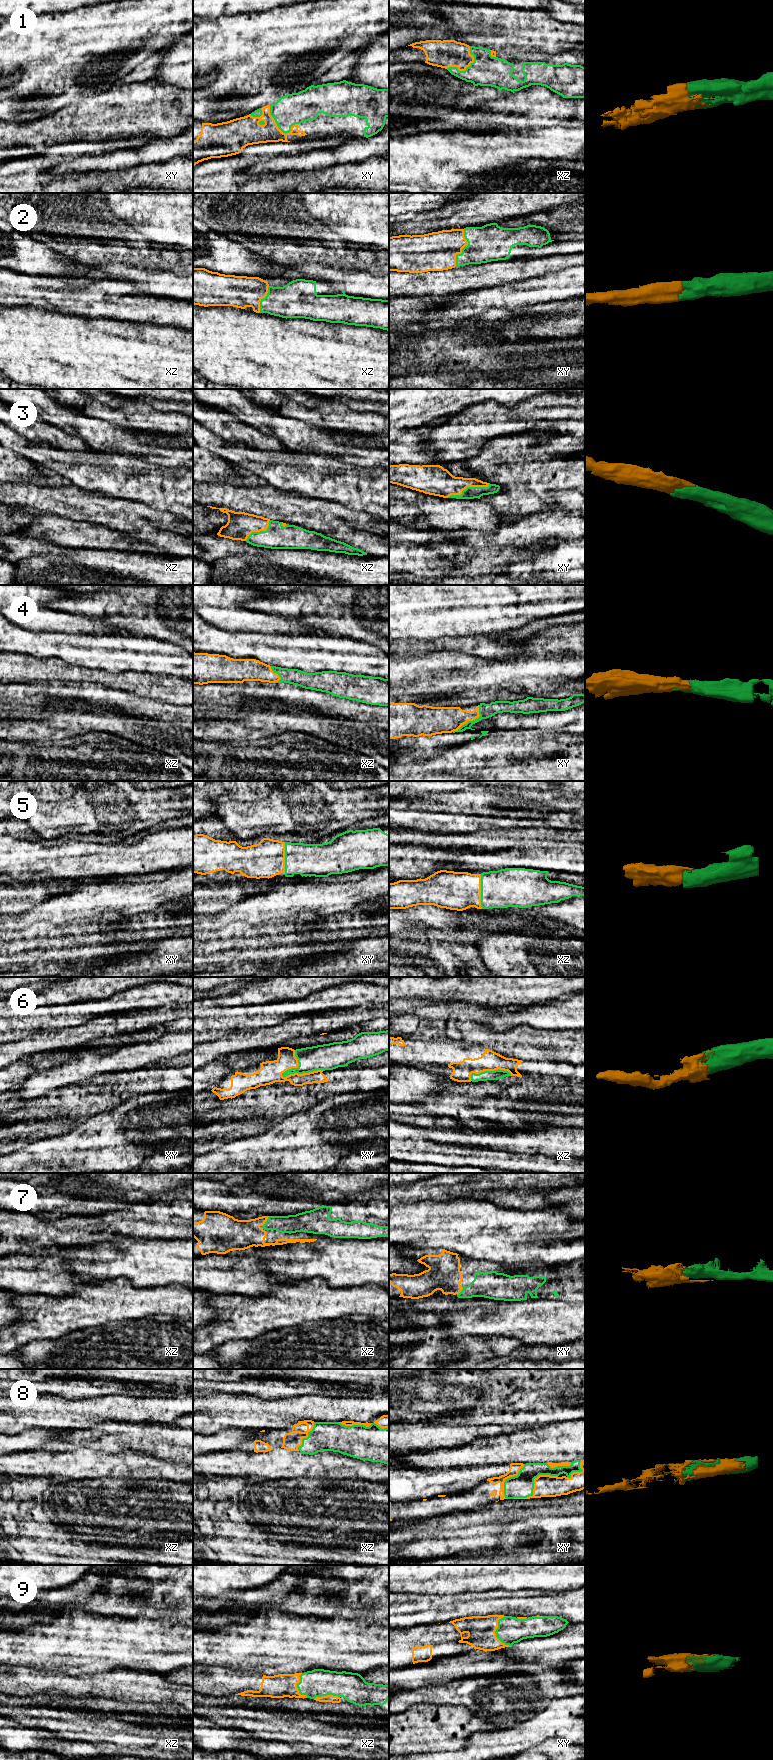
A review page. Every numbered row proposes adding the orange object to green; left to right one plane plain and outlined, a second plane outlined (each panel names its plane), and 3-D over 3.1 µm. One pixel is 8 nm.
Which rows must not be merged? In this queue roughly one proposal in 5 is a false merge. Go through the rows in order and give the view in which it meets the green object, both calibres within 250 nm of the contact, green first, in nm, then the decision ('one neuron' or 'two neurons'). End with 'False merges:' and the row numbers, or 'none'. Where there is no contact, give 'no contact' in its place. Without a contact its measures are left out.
1: contact in xz; calibres 240 and 220 nm; one neuron
2: contact in xy; calibres 300 and 320 nm; one neuron
3: contact in xy; calibres 100 and 220 nm; one neuron
4: contact in xy; calibres 110 and 220 nm; one neuron
5: contact in xz; calibres 320 and 300 nm; one neuron
6: contact in xy; calibres 200 and 180 nm; one neuron
7: contact in xz; calibres 140 and 240 nm; one neuron
8: contact in xy; calibres 190 and 180 nm; one neuron
9: contact in xy; calibres 220 and 220 nm; one neuron
False merges: none

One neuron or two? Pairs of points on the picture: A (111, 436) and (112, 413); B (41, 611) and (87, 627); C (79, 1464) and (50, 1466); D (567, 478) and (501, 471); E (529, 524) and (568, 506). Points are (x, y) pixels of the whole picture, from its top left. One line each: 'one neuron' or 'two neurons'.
A: two neurons
B: one neuron
C: one neuron
D: one neuron
E: one neuron

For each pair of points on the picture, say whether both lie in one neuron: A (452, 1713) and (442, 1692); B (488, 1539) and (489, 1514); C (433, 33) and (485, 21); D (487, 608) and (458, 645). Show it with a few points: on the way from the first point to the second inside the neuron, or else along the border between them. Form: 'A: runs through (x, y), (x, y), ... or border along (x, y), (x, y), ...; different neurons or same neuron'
A: border along (426, 1703), (433, 1705), (463, 1705), (465, 1707); different neurons
B: border along (498, 1521), (485, 1523); different neurons
C: border along (427, 26), (440, 17), (459, 34); different neurons
D: border along (490, 635), (443, 637); different neurons

